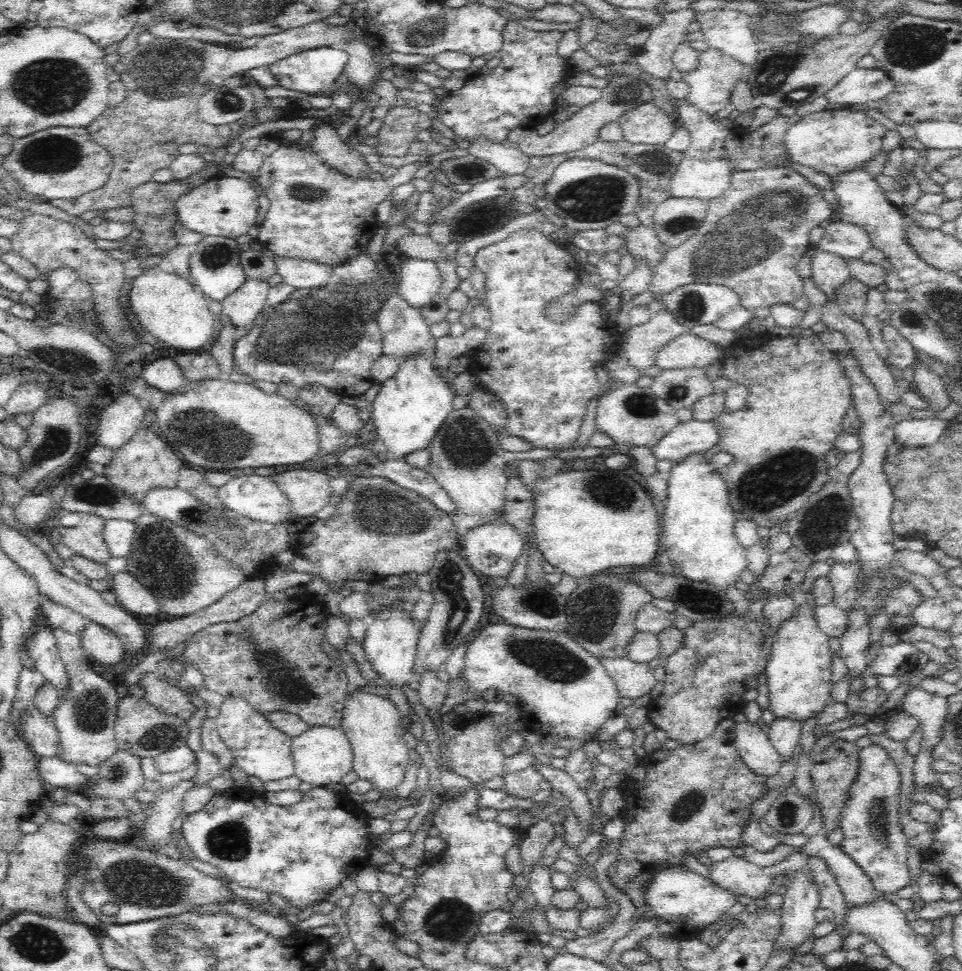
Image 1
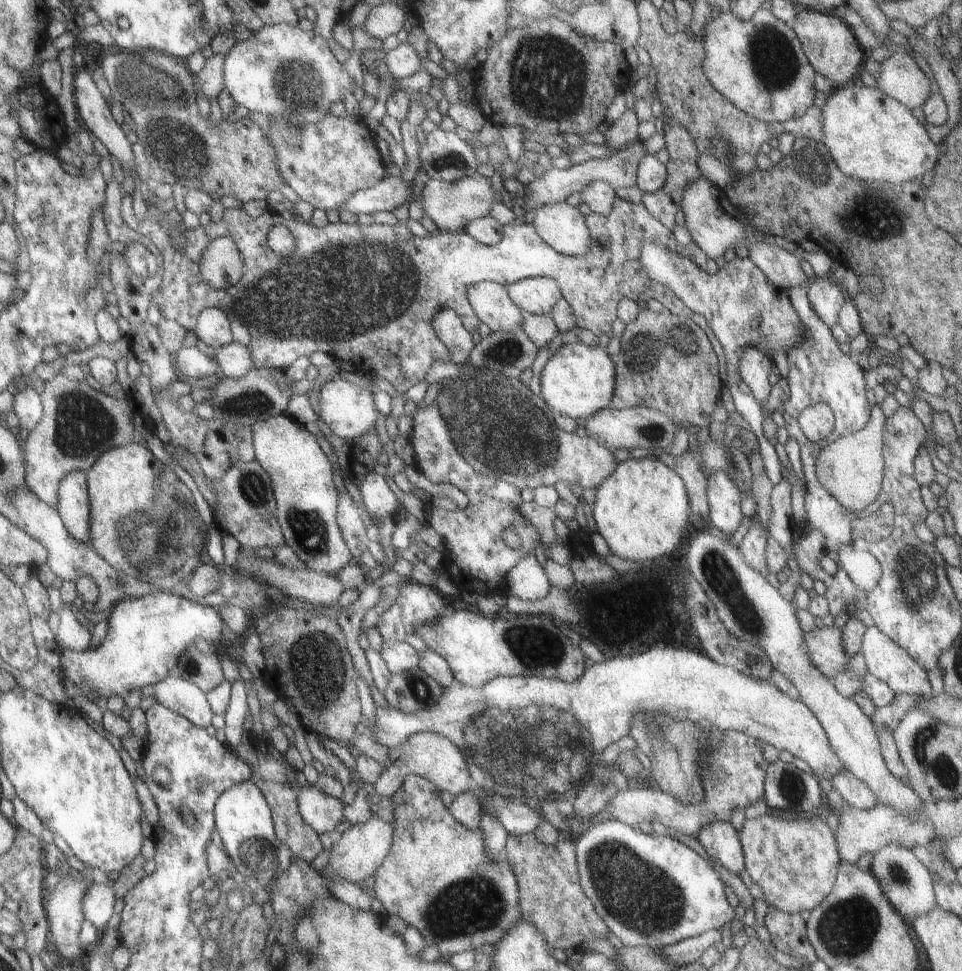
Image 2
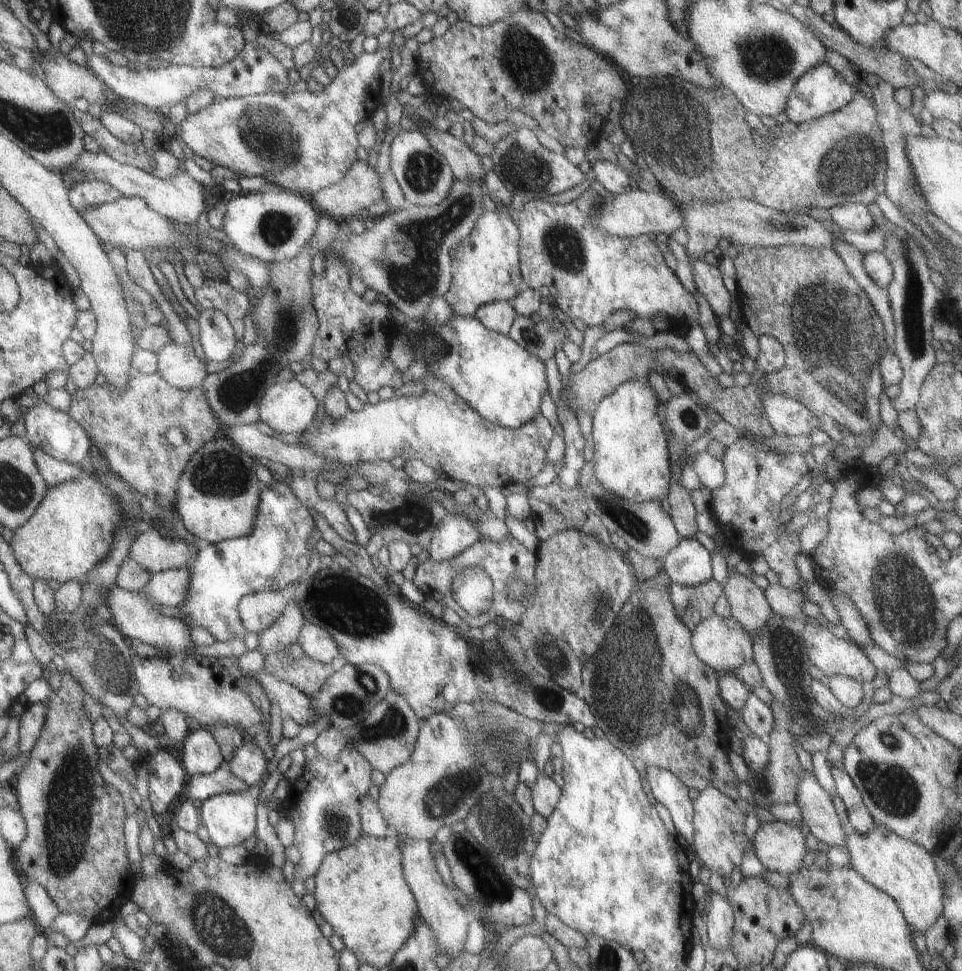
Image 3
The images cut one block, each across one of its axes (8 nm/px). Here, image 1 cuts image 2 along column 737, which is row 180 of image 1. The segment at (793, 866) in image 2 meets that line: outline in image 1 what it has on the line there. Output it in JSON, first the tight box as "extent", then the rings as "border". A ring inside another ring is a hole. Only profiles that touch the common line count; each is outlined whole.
{"extent":[786,110,886,182],"border":[[[824,110],[820,114],[808,116],[806,120],[800,120],[800,124],[788,130],[786,152],[790,156],[790,162],[802,164],[830,178],[832,182],[838,182],[840,176],[844,174],[856,172],[860,168],[866,170],[866,166],[882,154],[884,138],[886,138],[886,128],[864,114],[854,114],[850,110],[830,114]]]}

